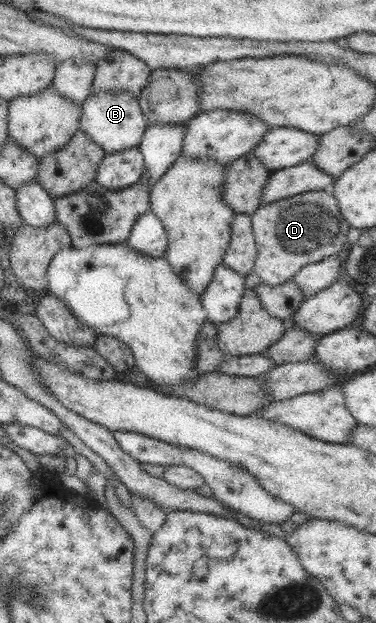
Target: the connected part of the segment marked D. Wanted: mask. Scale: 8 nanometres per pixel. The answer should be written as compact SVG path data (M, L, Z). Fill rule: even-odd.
M323 190L300 193L269 205L261 205L256 212L252 213L251 223L255 243L258 246L253 272L260 277L264 284L268 285L282 285L284 282L292 280L305 265L338 255L342 247L349 243L346 235L350 227L341 216L337 200Z

